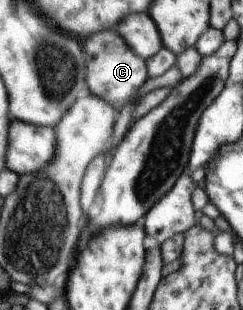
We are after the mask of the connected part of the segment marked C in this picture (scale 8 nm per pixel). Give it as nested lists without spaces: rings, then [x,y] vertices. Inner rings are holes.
[[[105,30],[89,36],[89,42],[85,42],[85,54],[86,81],[91,94],[107,99],[119,110],[131,102],[131,98],[139,92],[139,88],[148,78],[144,60],[127,46],[127,42],[115,30]]]

